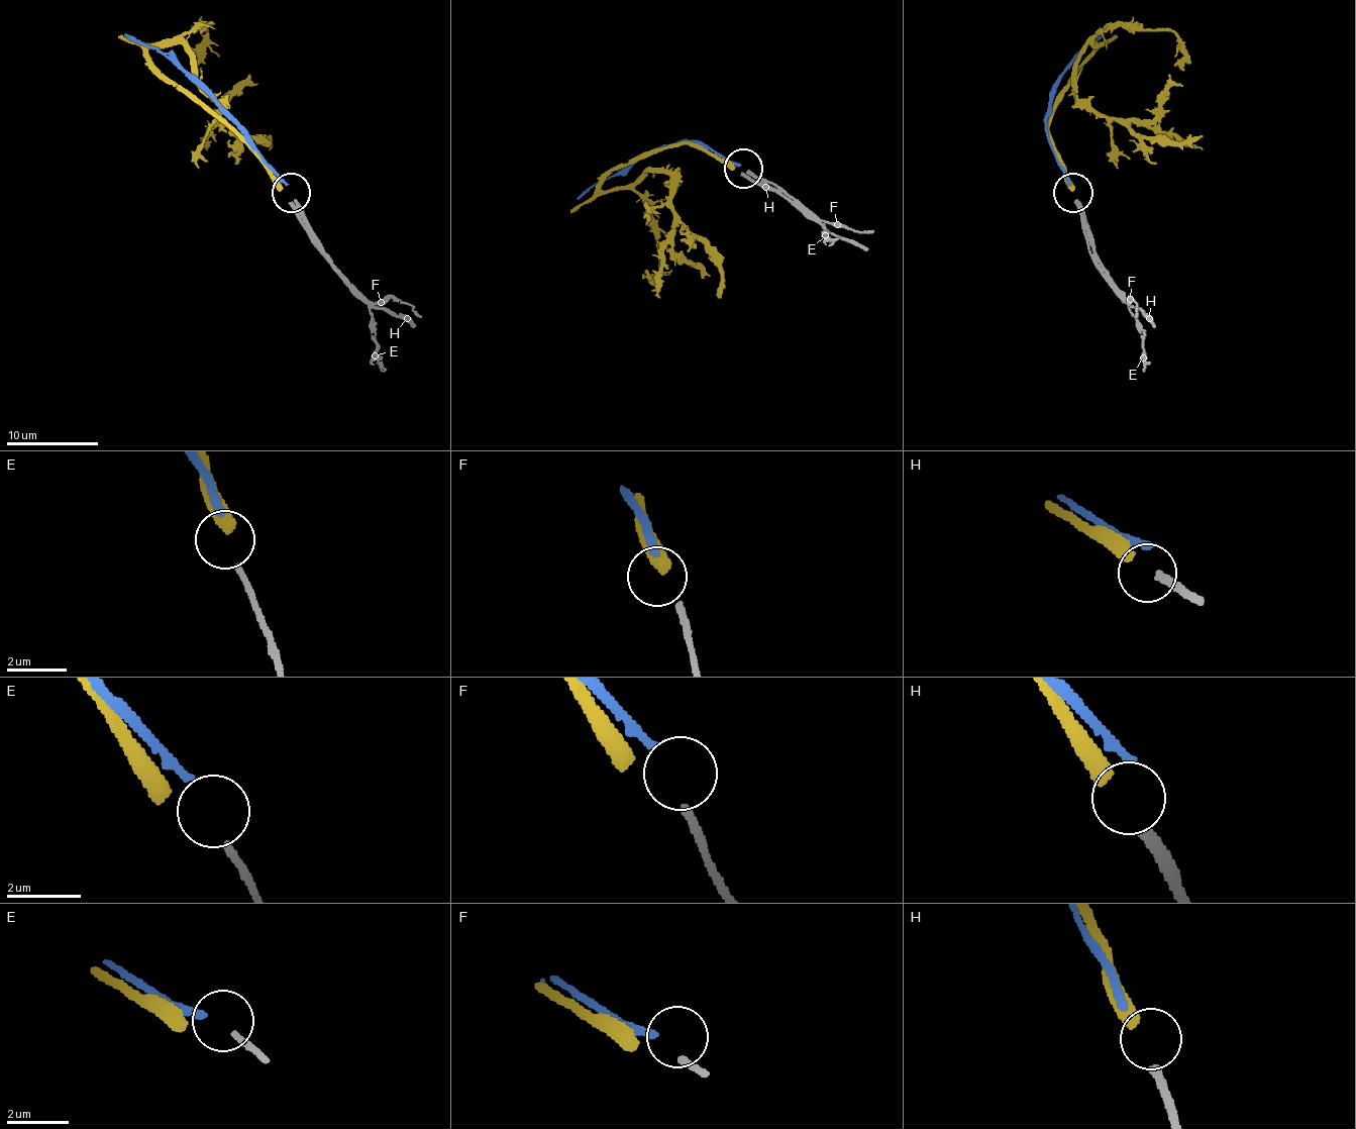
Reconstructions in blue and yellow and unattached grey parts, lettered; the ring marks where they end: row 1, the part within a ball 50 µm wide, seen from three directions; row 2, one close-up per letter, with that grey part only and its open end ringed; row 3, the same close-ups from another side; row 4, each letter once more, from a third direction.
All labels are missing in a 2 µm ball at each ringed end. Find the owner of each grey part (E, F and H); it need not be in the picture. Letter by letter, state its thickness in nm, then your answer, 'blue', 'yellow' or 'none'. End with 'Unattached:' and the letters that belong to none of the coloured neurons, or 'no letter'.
E: 180 nm thick; none
F: 240 nm thick; blue
H: 320 nm thick; yellow
Unattached: E

